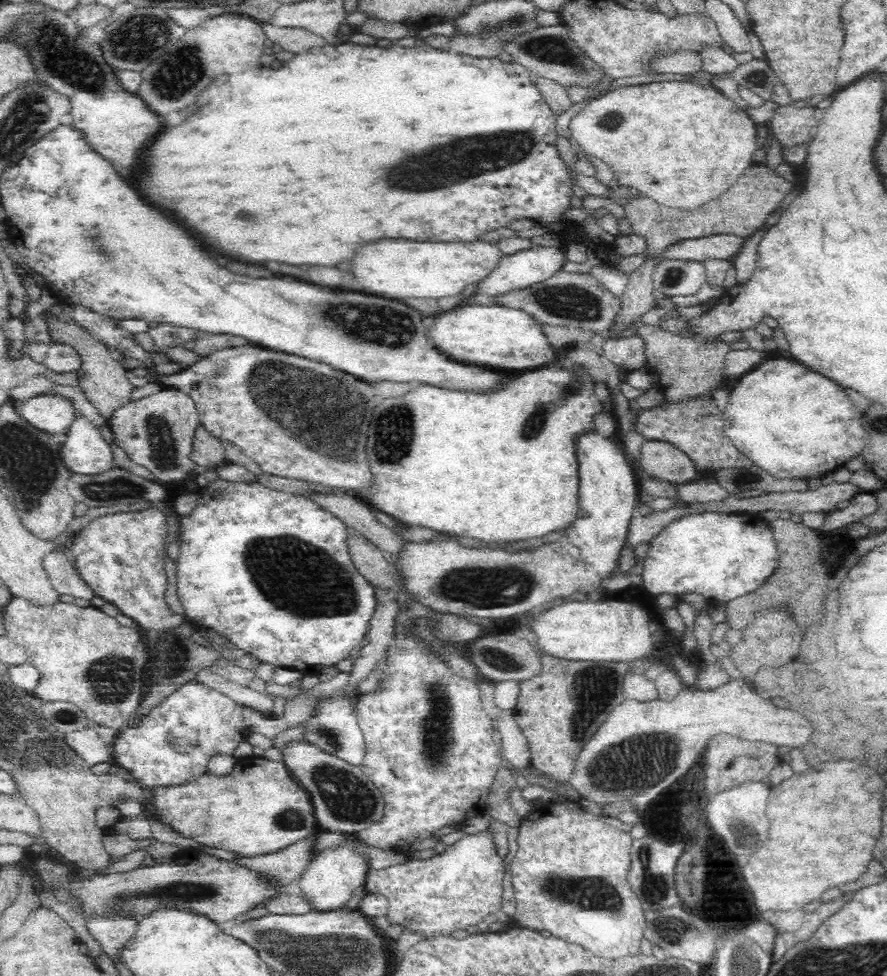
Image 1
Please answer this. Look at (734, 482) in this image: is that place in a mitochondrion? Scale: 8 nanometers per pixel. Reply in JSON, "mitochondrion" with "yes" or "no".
{"mitochondrion":"yes"}

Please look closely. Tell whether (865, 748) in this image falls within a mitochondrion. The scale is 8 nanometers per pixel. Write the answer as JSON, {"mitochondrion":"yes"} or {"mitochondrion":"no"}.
{"mitochondrion":"no"}

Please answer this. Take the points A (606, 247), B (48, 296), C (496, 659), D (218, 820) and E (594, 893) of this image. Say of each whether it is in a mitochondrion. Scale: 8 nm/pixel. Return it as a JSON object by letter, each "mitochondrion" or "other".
{"A":"other","B":"other","C":"mitochondrion","D":"other","E":"mitochondrion"}

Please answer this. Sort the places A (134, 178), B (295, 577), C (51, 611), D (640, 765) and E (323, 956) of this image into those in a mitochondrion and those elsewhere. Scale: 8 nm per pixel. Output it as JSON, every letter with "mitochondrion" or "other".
{"A":"other","B":"mitochondrion","C":"other","D":"mitochondrion","E":"mitochondrion"}

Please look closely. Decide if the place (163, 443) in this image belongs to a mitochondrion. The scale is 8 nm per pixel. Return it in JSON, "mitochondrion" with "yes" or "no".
{"mitochondrion":"yes"}

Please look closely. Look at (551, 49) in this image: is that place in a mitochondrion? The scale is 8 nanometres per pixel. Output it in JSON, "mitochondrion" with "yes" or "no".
{"mitochondrion":"yes"}

